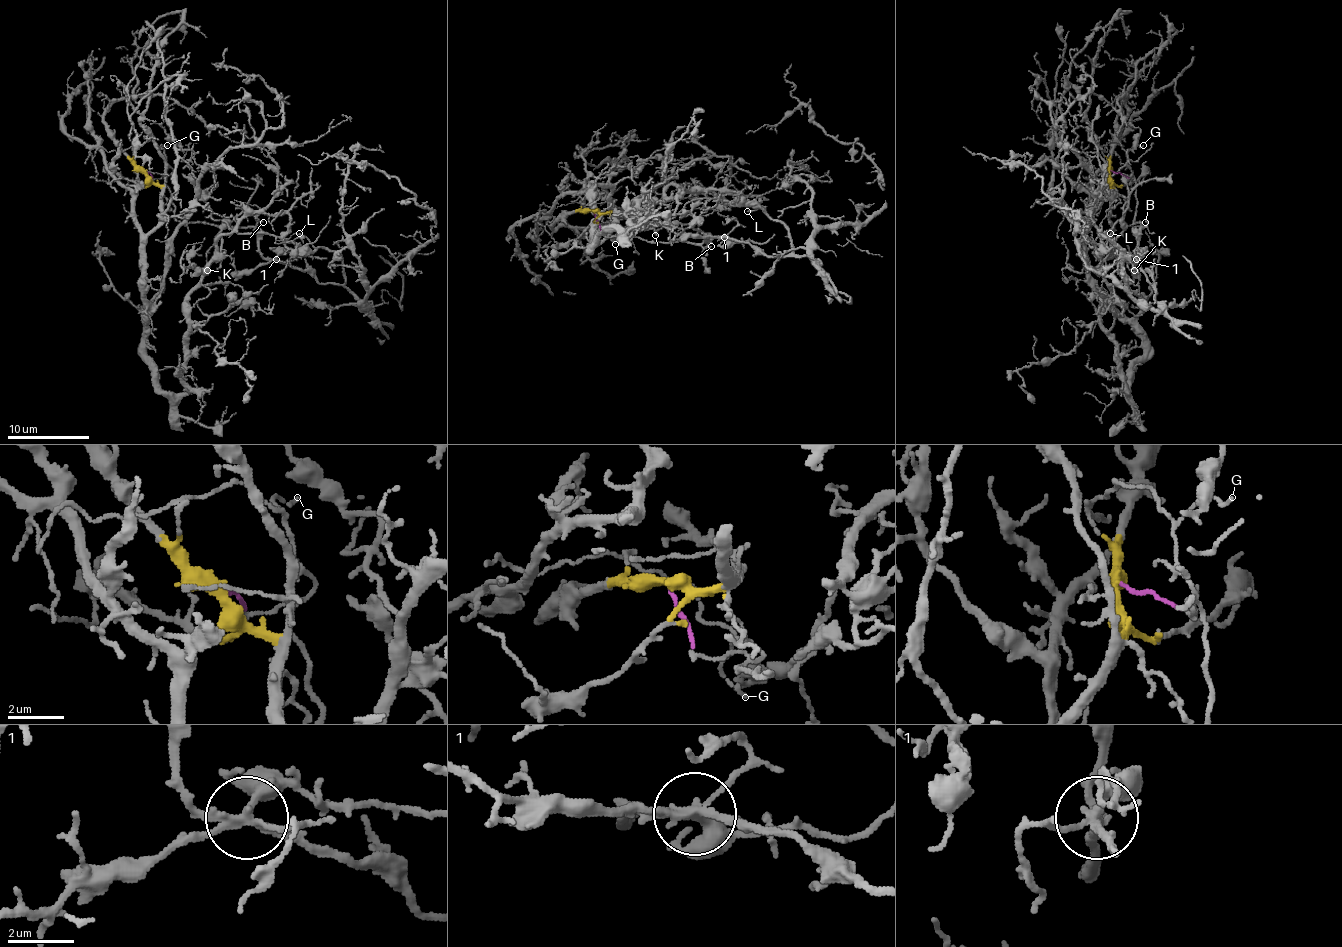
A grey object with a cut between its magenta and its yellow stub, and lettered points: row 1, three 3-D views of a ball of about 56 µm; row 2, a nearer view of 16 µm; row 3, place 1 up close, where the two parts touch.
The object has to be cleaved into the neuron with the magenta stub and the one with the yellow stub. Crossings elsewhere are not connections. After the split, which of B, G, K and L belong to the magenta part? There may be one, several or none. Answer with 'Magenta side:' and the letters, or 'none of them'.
Magenta side: B, G, L

